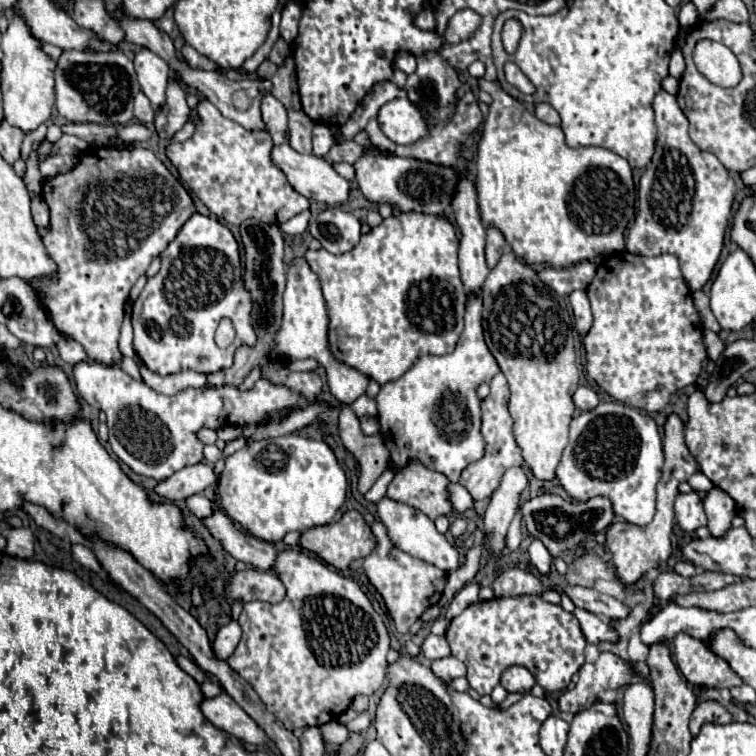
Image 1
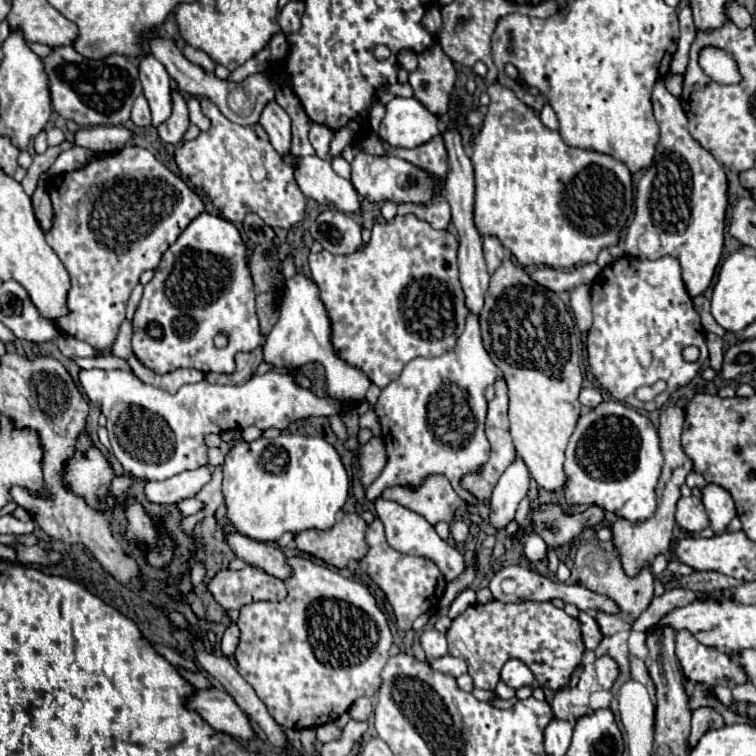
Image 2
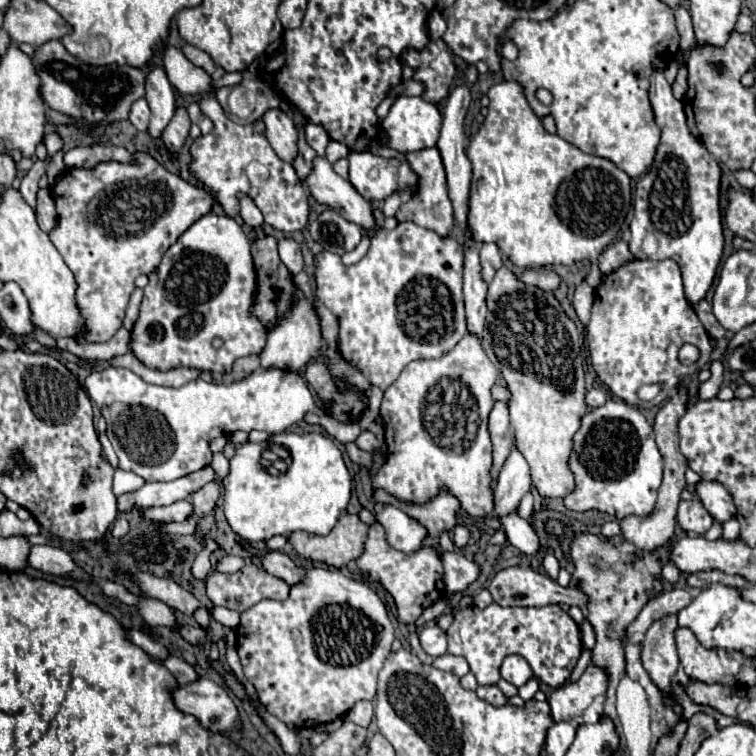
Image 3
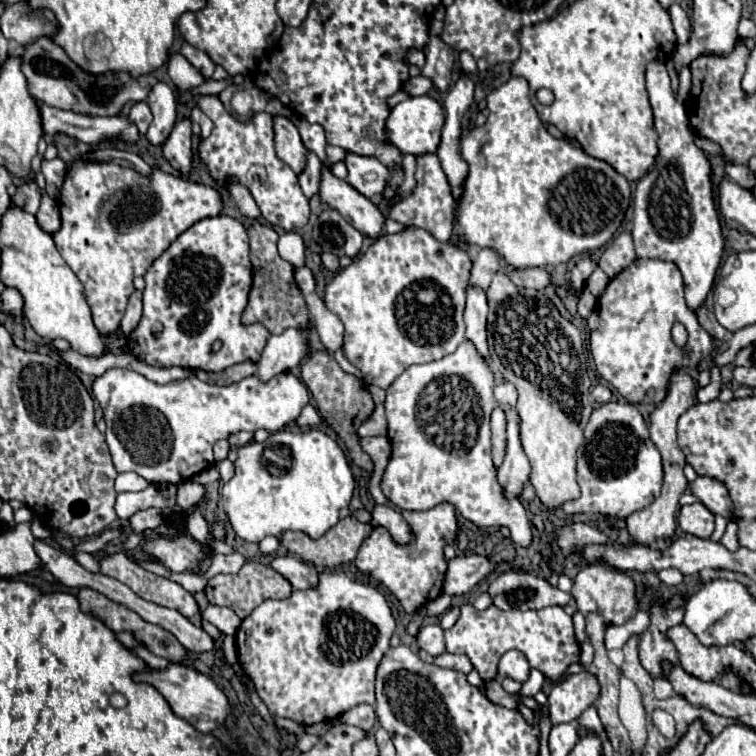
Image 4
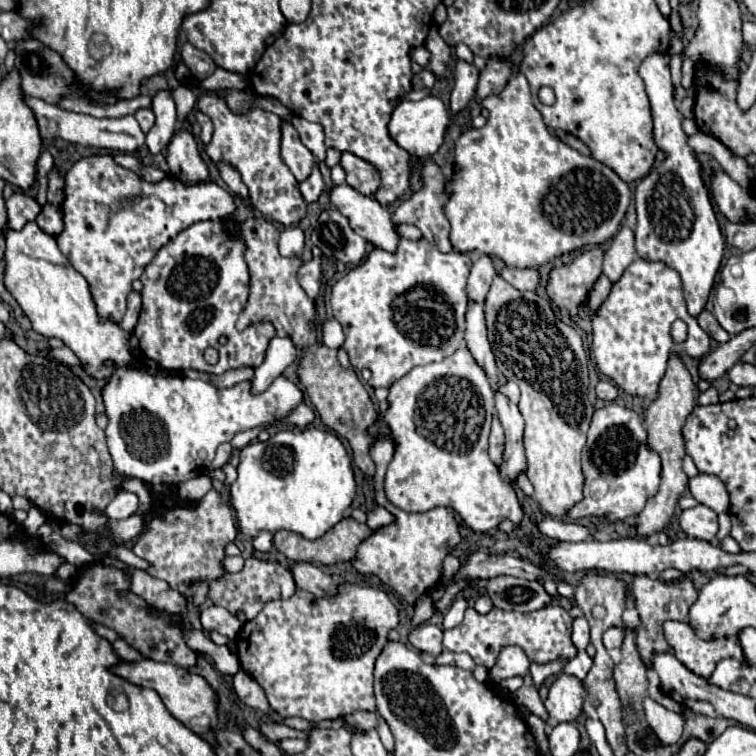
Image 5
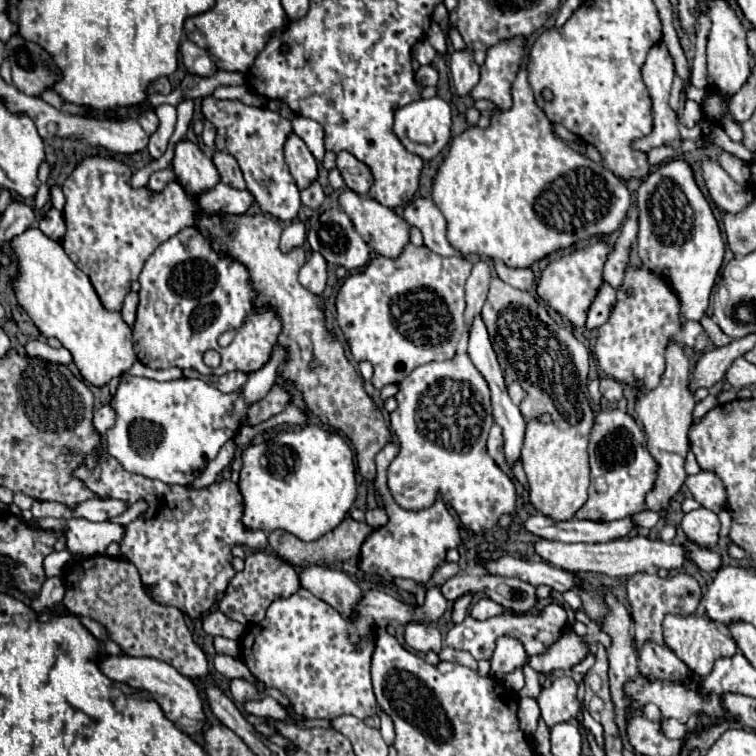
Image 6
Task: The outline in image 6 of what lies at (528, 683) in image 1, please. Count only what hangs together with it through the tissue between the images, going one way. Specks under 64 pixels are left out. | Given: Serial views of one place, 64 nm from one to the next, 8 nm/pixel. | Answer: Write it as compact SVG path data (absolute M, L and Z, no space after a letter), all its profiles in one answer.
M502 636L496 644L494 656L492 656L492 666L490 666L490 676L494 676L496 680L504 678L506 674L524 668L528 662L528 656L524 652L522 642Z

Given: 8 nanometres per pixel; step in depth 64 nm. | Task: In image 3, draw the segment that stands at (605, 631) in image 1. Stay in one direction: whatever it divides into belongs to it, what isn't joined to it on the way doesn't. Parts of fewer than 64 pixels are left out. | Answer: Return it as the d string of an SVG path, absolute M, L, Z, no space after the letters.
M584 618L582 626L580 626L580 632L582 632L582 642L586 648L594 648L594 642L596 642L596 636L594 636L594 628L590 628L590 622Z

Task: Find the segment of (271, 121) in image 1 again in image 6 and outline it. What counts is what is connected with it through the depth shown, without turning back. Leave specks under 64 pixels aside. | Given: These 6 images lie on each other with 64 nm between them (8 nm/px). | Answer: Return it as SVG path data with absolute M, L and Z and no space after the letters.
M294 132L288 136L288 140L284 144L284 158L286 158L286 164L290 166L290 172L300 190L306 188L318 176L314 156L310 156L310 150Z

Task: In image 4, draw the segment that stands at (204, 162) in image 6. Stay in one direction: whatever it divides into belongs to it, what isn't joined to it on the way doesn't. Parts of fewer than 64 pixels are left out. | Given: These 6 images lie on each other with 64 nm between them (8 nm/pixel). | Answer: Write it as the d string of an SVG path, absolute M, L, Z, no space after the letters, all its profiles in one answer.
M190 118L176 120L170 136L164 142L164 156L172 164L172 168L180 172L190 172L192 164L192 132L190 132Z

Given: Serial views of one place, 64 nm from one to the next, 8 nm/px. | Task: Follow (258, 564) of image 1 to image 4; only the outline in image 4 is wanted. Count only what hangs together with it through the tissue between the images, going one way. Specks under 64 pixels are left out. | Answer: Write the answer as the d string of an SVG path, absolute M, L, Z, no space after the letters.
M276 556L272 558L270 566L282 574L294 590L306 590L306 588L314 588L316 582L318 582L318 572L314 566L308 566L304 564L302 560L298 558L292 558L292 556Z

